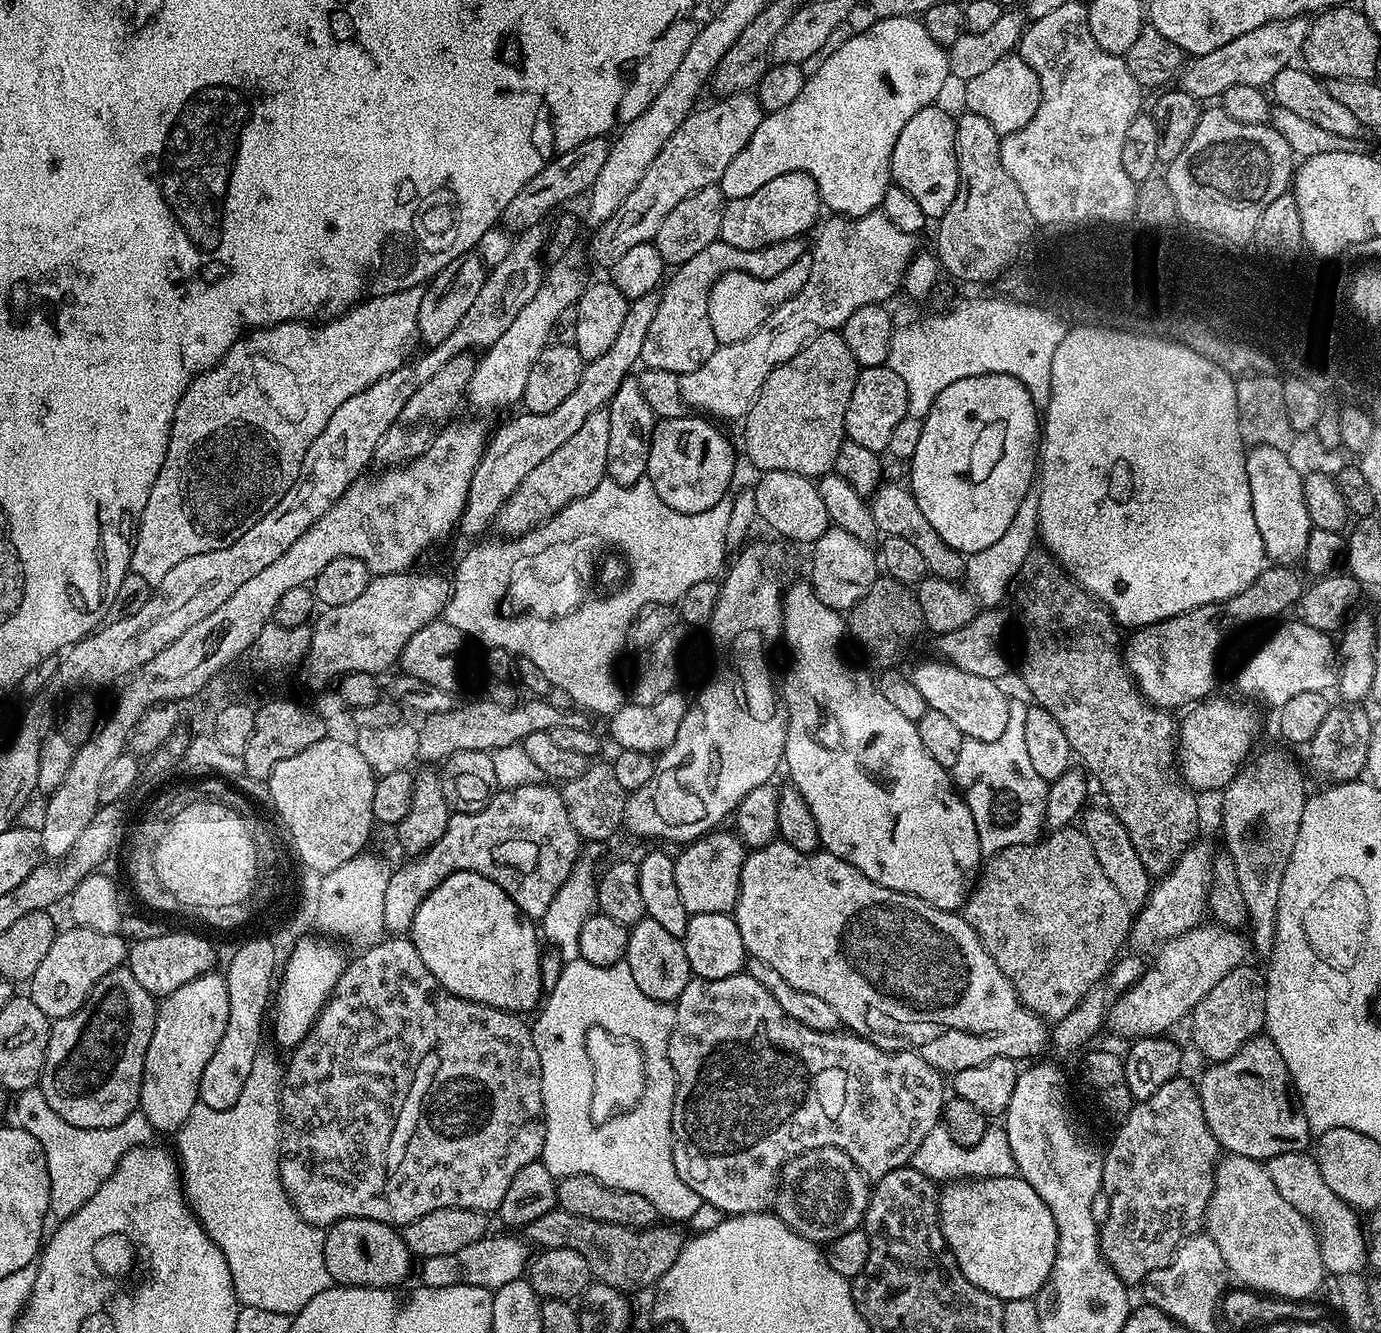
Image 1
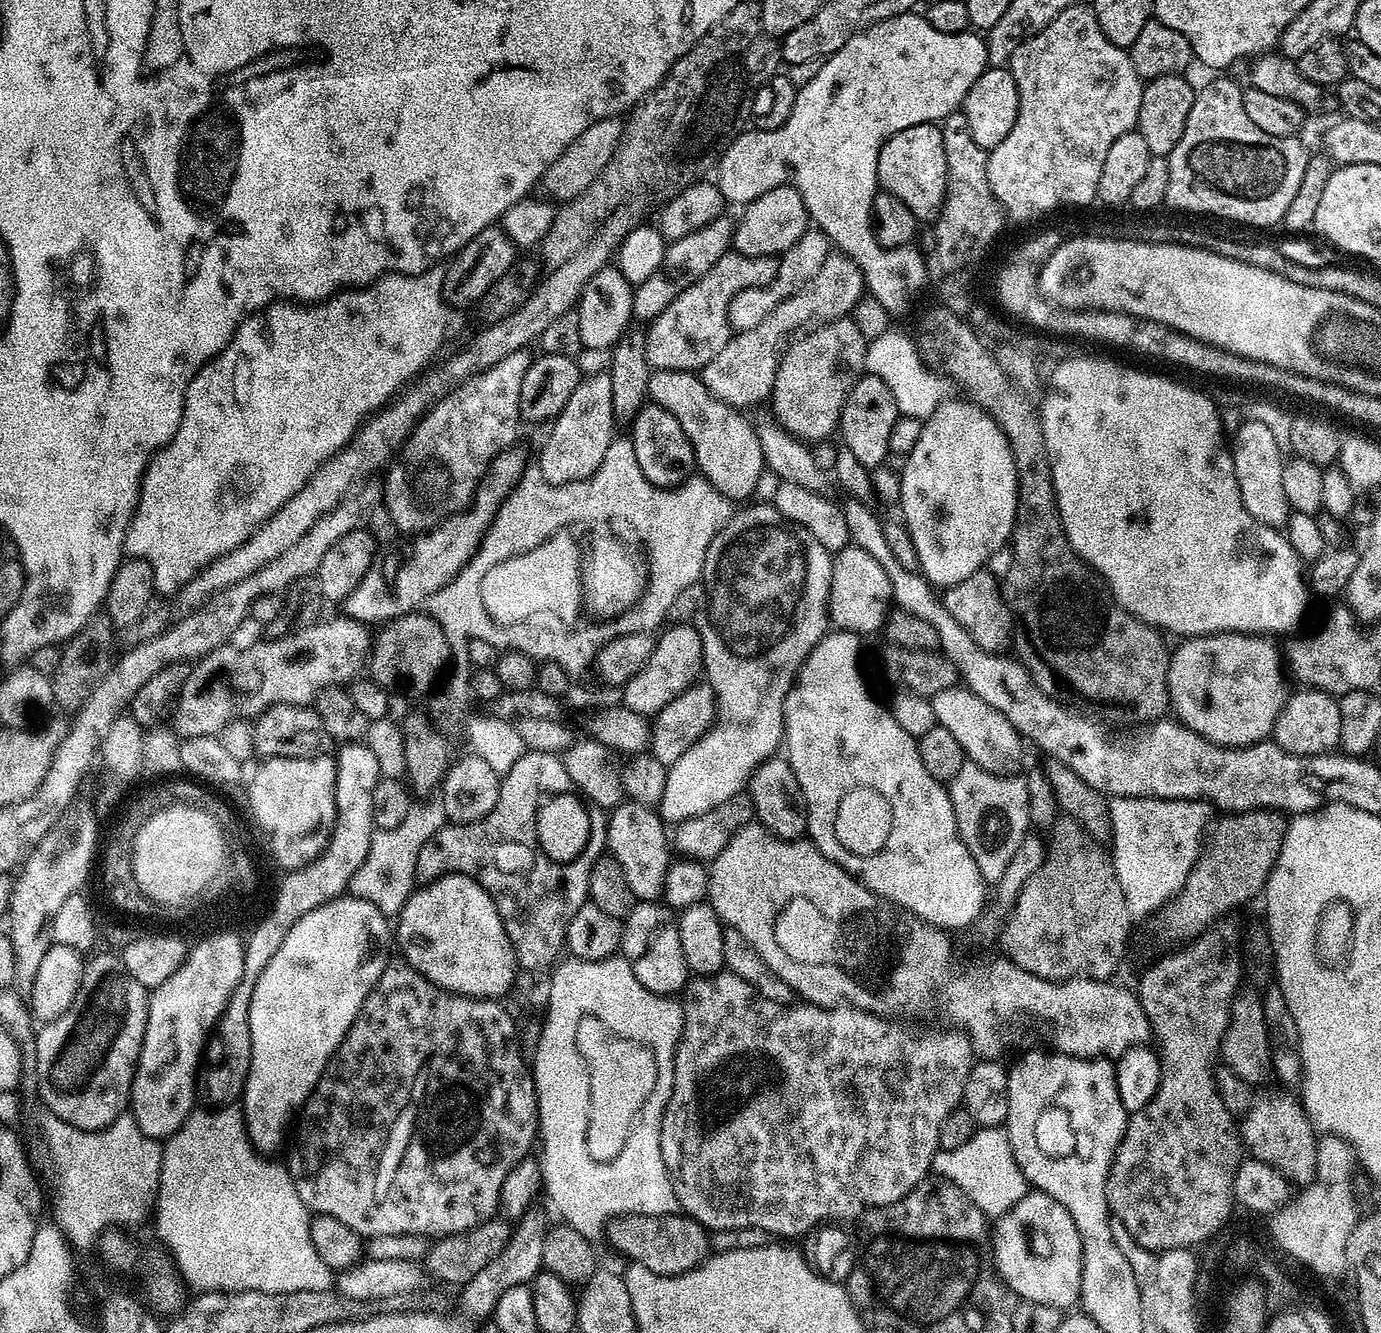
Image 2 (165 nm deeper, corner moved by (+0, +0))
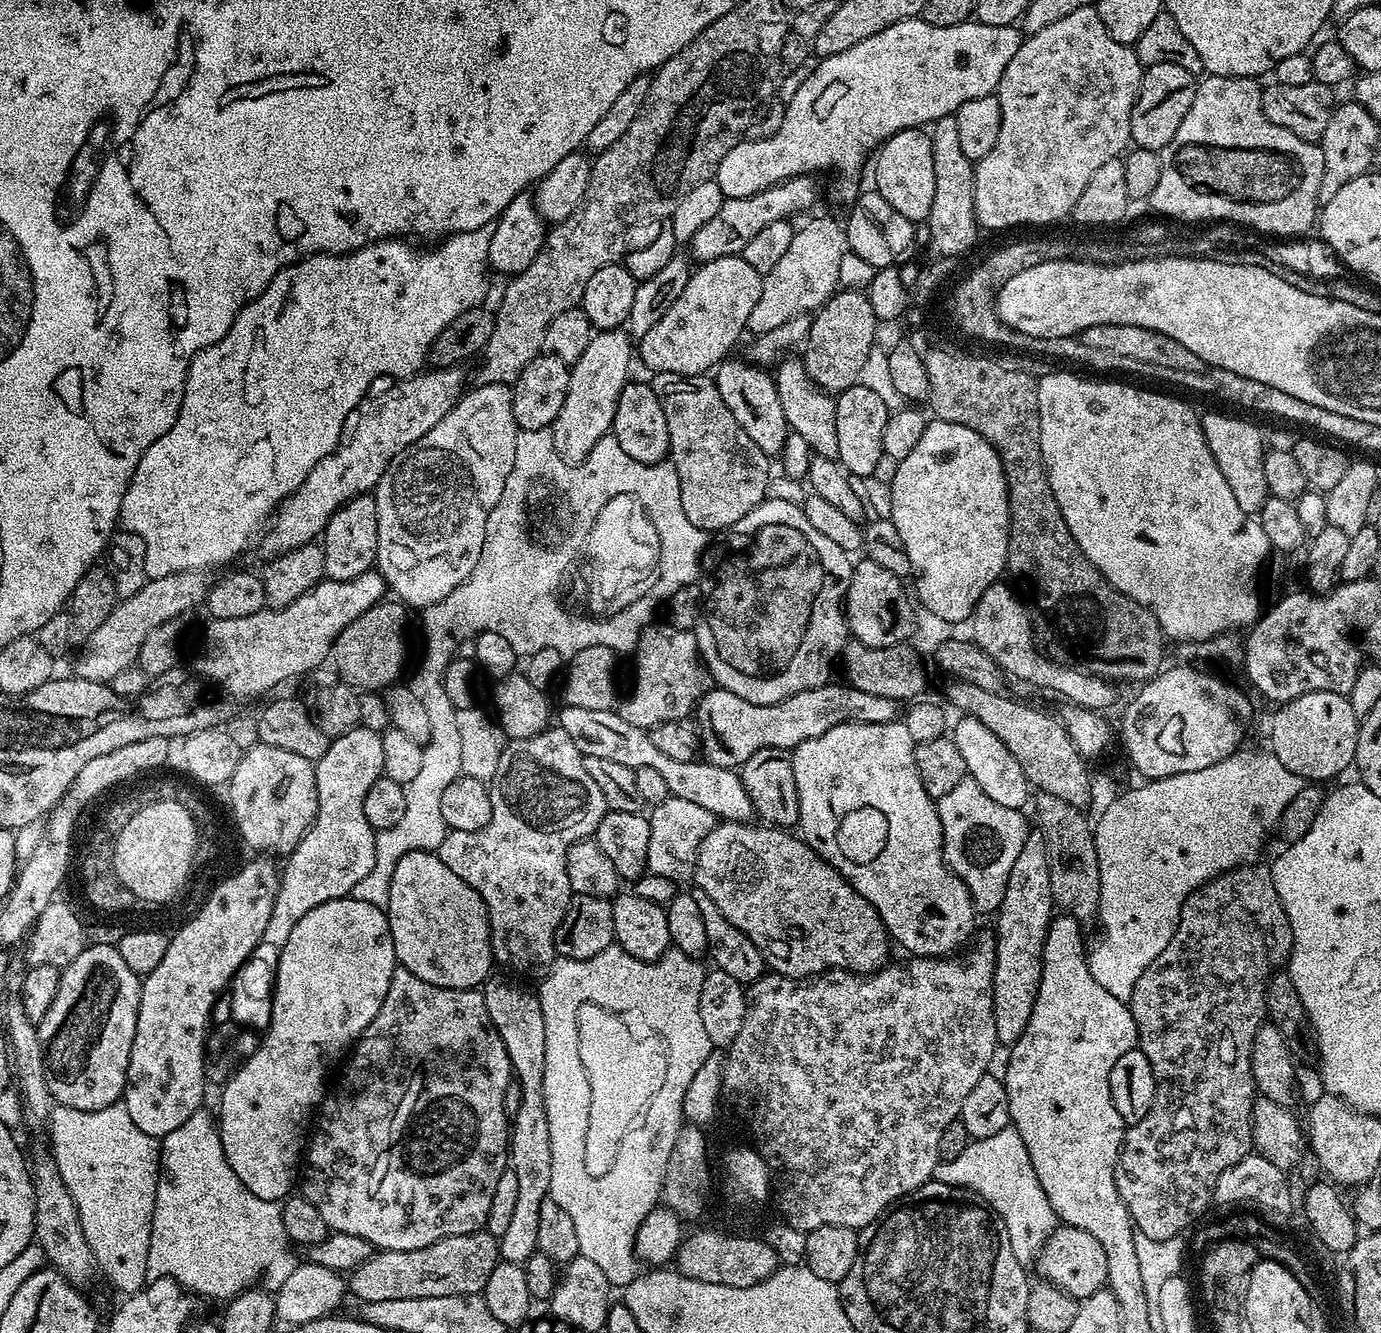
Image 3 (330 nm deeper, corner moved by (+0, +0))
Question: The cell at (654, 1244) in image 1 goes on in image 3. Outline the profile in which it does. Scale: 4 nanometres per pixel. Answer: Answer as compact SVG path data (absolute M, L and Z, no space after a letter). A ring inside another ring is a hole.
M487 1230L479 1232L471 1232L470 1234L458 1234L454 1238L442 1238L438 1242L434 1242L430 1246L426 1246L422 1250L394 1250L386 1252L383 1250L373 1251L372 1257L366 1262L362 1262L350 1273L350 1292L357 1296L357 1301L369 1304L370 1302L386 1302L389 1298L446 1298L447 1296L474 1296L483 1293L486 1282L490 1279L490 1274L494 1270L494 1266L501 1263L500 1259L500 1242L497 1237L489 1234Z

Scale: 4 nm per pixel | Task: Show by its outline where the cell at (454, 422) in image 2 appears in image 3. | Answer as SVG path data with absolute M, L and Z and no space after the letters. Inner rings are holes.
M477 383L475 387L473 392L468 390L461 395L460 401L452 407L450 414L446 414L446 418L442 418L442 422L438 422L434 430L422 434L418 442L414 442L409 448L402 450L400 456L392 459L374 489L378 510L378 554L375 567L384 577L384 583L390 589L391 595L409 609L423 610L434 602L442 602L442 598L446 598L446 594L450 594L474 570L474 566L478 564L478 558L482 558L482 546L486 542L486 522L490 518L490 510L498 506L498 498L502 498L502 490L506 487L506 478L510 478L510 469L514 467L514 446L518 429L512 405L512 388L506 384L481 383Z

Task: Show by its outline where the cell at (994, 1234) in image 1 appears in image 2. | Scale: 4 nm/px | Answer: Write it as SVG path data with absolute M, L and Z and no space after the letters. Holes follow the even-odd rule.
M1029 1190L1006 1215L999 1217L995 1221L994 1227L990 1232L990 1259L996 1269L996 1275L1004 1281L1005 1286L1011 1290L1013 1296L1021 1301L1030 1304L1045 1304L1061 1310L1068 1310L1067 1308L1071 1304L1075 1305L1080 1299L1080 1291L1082 1290L1082 1238L1078 1238L1078 1226L1074 1226L1074 1218L1070 1218L1066 1206L1054 1202L1054 1198L1050 1198L1044 1192Z

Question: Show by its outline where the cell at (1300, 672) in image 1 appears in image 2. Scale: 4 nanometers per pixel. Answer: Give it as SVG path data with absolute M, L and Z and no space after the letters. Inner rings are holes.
M1213 632L1210 636L1194 636L1183 641L1184 644L1180 649L1172 652L1172 661L1170 662L1170 670L1168 671L1168 698L1170 701L1171 711L1174 713L1175 719L1185 725L1212 744L1217 744L1223 748L1245 748L1251 744L1259 744L1267 741L1272 734L1272 727L1276 724L1278 714L1282 710L1282 706L1288 701L1290 695L1290 687L1284 681L1286 677L1286 668L1282 663L1282 652L1278 647L1275 648L1271 644L1273 641L1264 634L1249 634L1246 632Z

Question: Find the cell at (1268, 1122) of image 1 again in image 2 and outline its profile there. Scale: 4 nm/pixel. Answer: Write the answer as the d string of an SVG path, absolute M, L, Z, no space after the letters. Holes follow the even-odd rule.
M1291 1091L1264 1092L1249 1103L1238 1124L1238 1131L1247 1155L1276 1168L1292 1186L1307 1186L1316 1176L1316 1141L1318 1133L1312 1127L1299 1099L1292 1100Z

